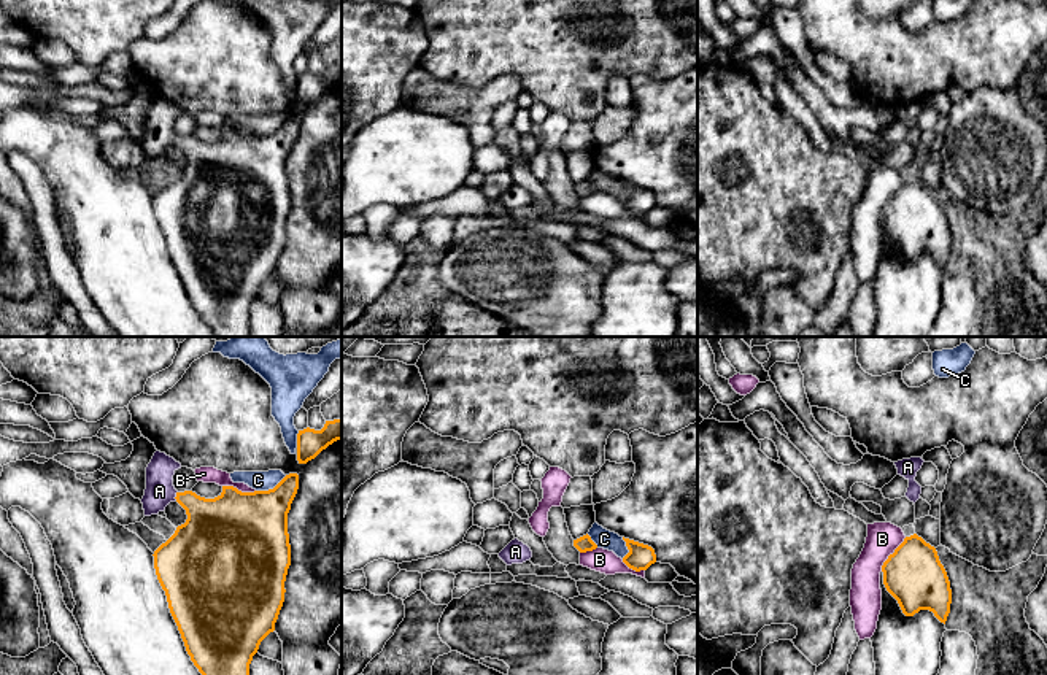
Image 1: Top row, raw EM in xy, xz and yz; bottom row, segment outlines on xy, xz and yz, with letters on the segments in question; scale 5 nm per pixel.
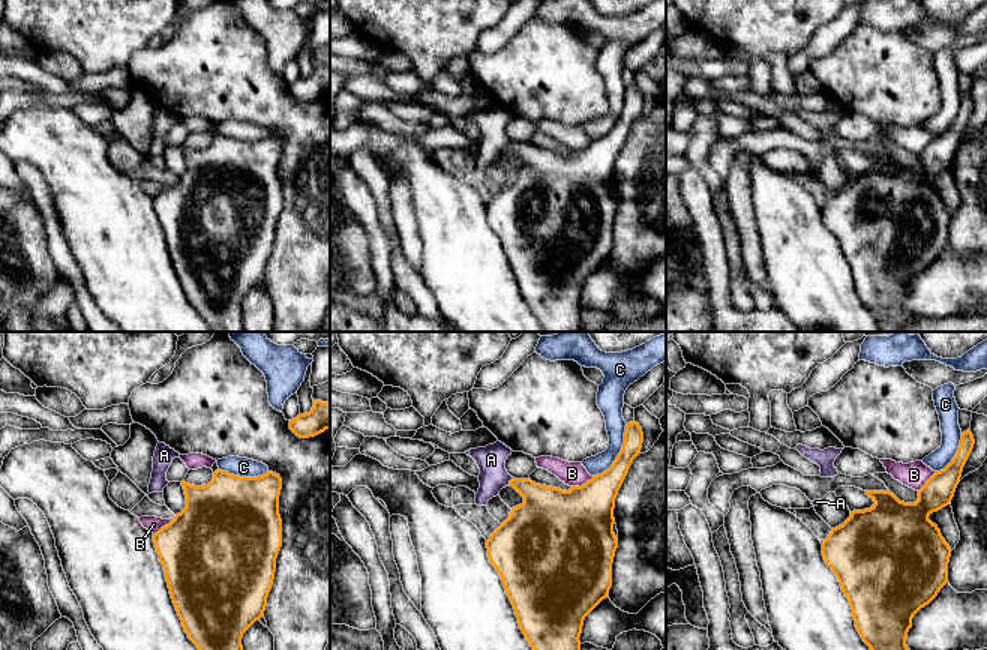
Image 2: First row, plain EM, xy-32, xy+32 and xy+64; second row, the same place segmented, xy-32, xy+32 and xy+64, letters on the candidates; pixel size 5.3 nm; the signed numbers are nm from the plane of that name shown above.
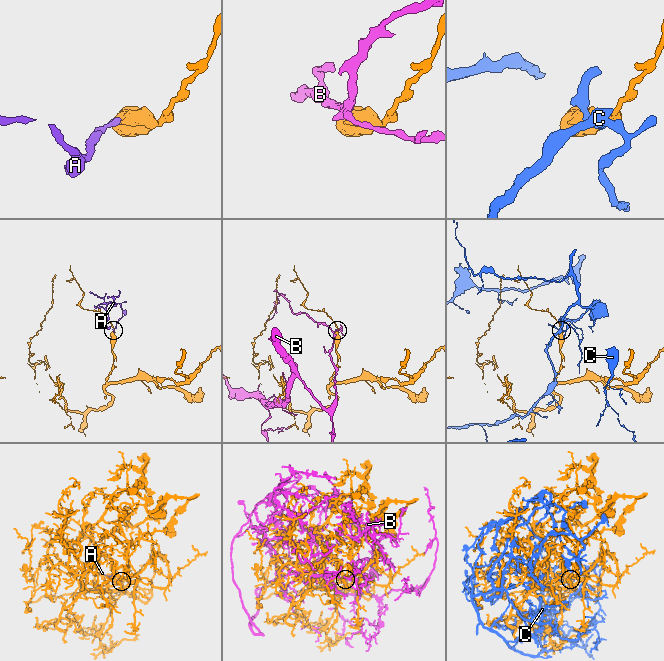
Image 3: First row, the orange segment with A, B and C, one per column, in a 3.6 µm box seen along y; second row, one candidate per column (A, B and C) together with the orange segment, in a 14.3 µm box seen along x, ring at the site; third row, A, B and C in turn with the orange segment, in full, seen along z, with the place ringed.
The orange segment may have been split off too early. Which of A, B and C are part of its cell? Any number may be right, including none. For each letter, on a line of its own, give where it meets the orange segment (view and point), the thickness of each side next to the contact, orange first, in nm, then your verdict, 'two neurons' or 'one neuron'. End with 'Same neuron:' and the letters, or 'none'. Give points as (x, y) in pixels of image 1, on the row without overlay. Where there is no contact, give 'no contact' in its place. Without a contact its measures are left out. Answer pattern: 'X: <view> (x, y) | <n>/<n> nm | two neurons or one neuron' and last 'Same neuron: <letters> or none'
A: xy (177, 140) | 300/150 nm | one neuron
B: yz (890, 199) | 300/160 nm | two neurons
C: xy (270, 134) | 420/100 nm | two neurons
Same neuron: A

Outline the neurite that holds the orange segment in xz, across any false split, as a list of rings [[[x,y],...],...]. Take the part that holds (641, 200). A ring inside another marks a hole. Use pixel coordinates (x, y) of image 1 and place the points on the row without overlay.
[[[624,183],[629,197],[623,202],[623,206],[636,214],[647,214],[651,208],[656,206],[655,194],[648,189]]]

